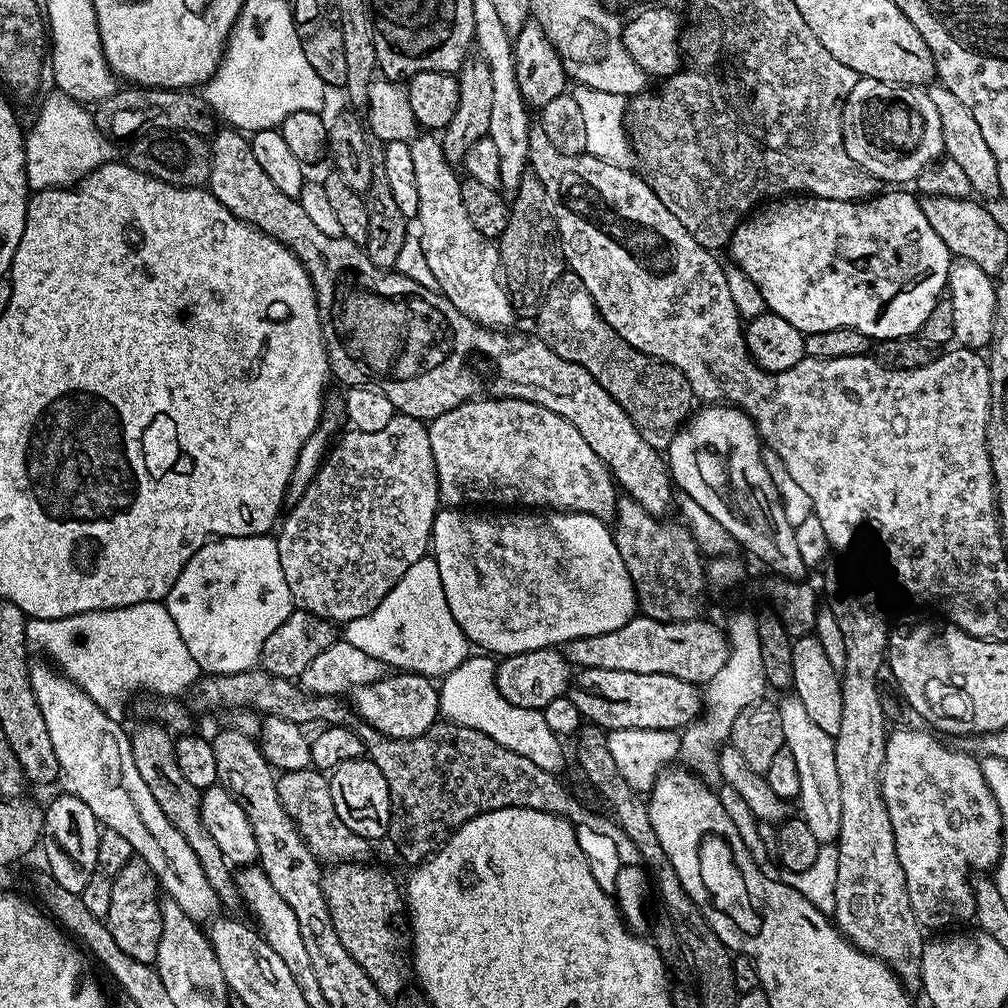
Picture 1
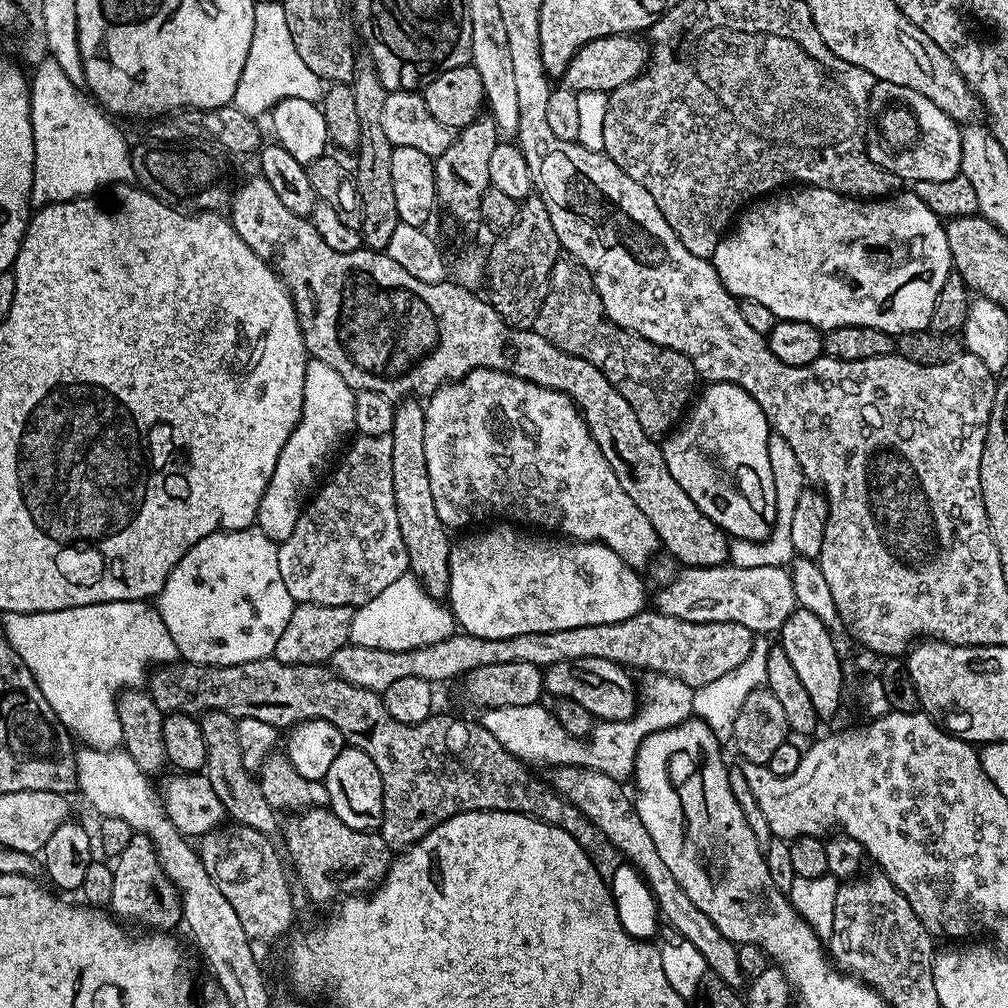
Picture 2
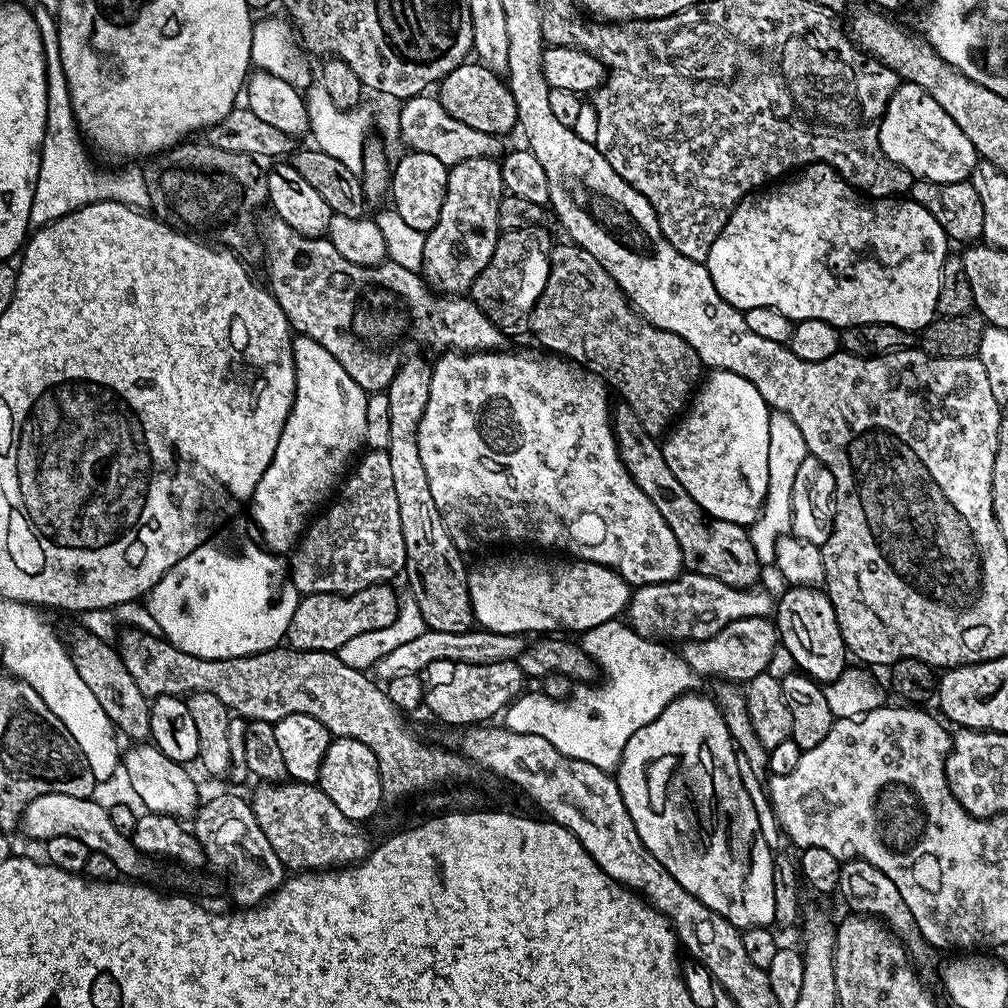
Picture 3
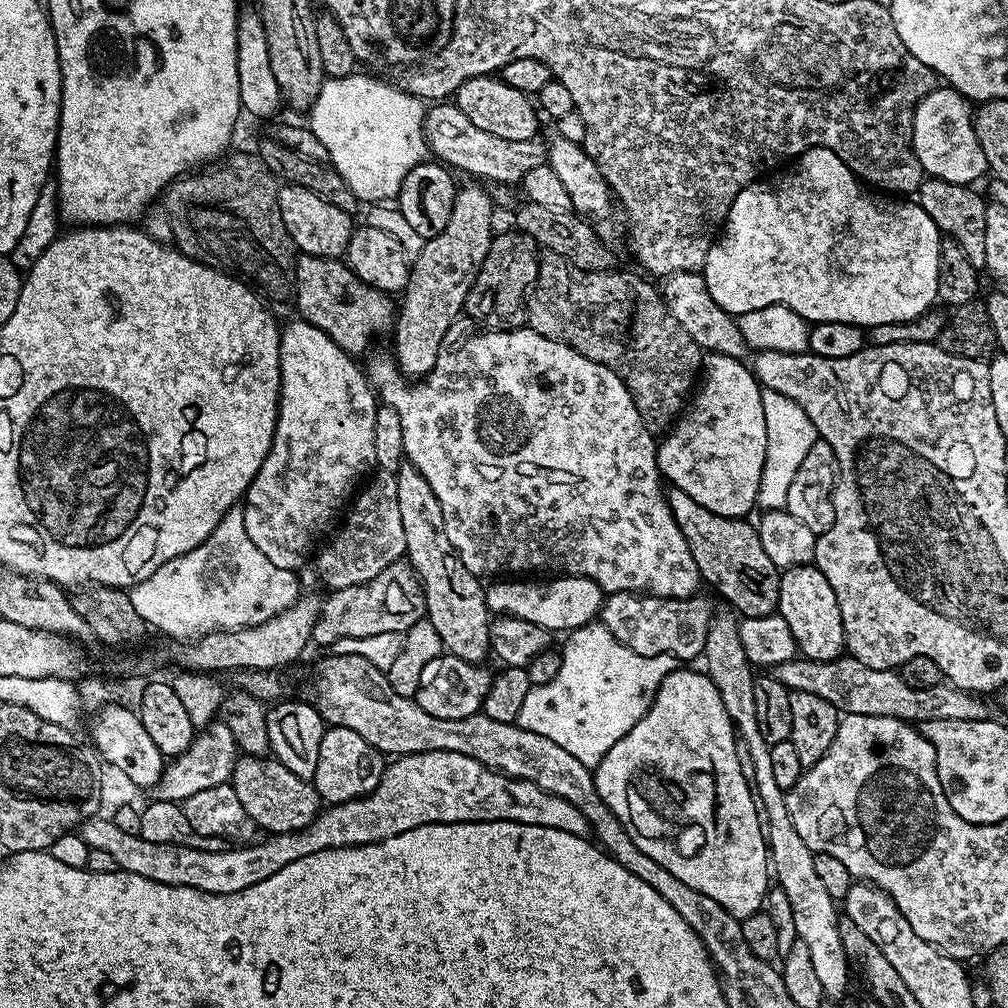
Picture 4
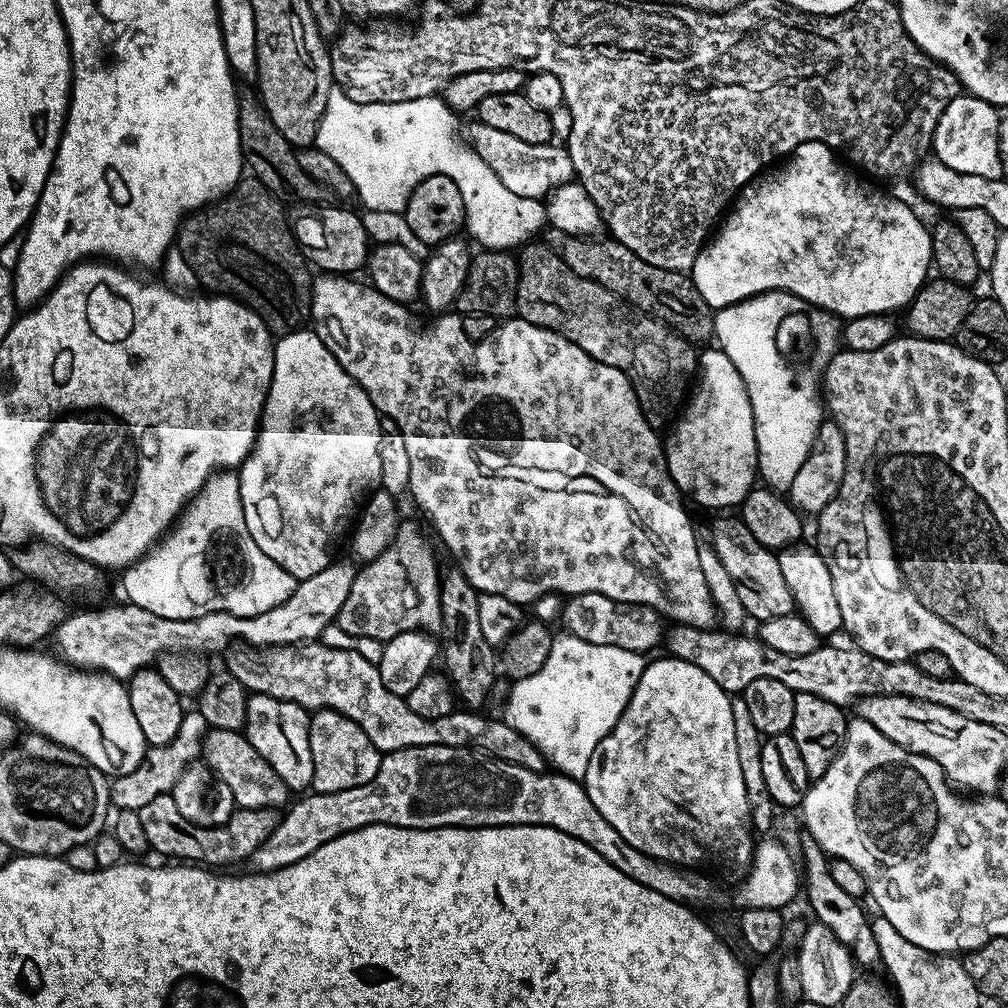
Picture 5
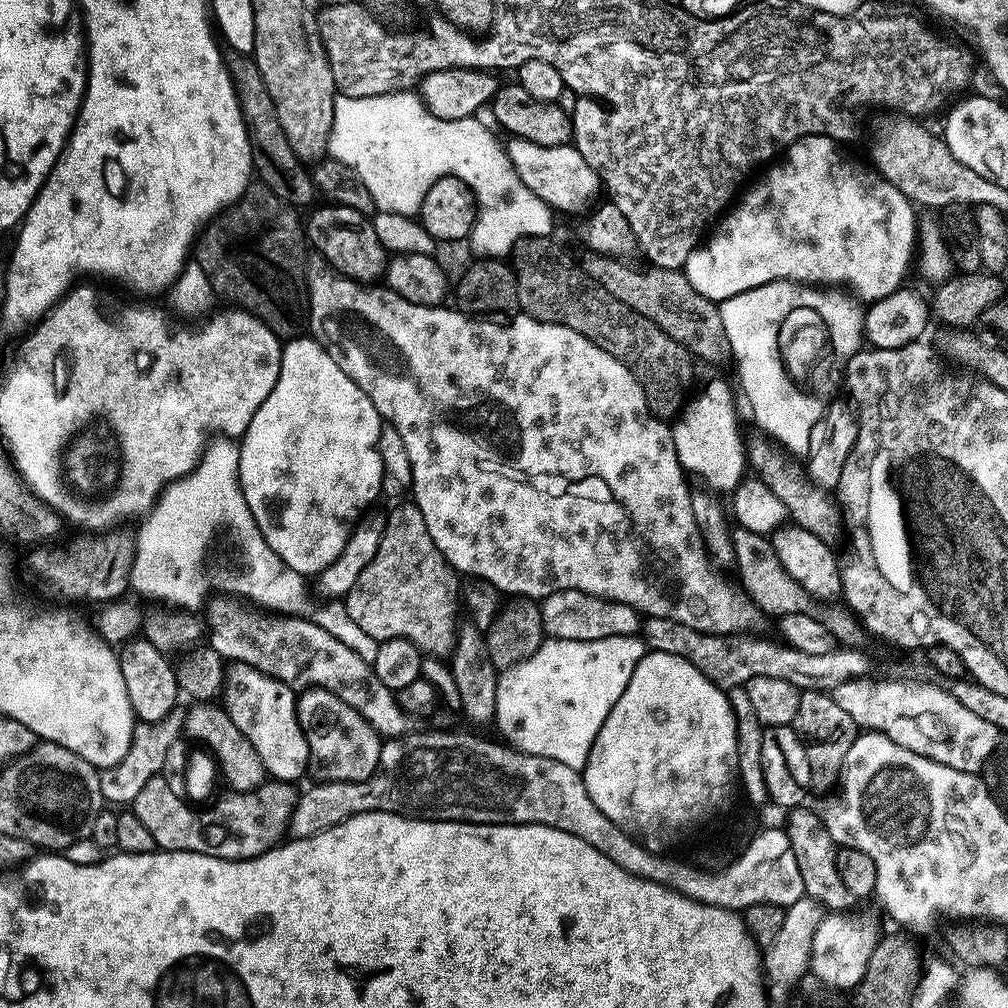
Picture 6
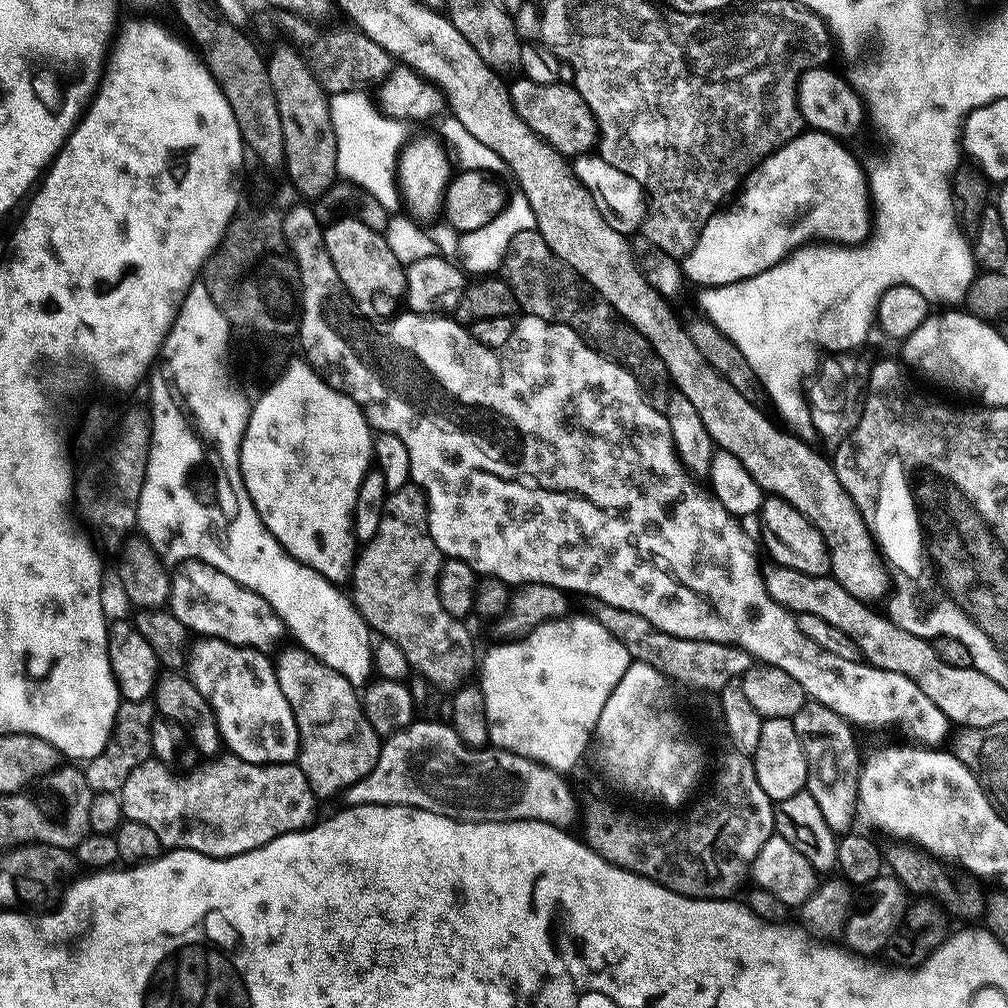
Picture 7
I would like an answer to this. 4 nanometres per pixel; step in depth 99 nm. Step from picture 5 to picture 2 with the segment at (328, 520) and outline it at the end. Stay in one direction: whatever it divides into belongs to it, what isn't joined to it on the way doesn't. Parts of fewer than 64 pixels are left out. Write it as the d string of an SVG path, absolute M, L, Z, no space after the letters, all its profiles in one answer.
M309 359L306 366L306 386L302 390L300 420L294 426L290 438L286 438L282 454L278 454L278 466L274 466L274 474L270 474L270 482L258 506L255 527L266 534L266 538L277 542L285 540L290 538L294 526L298 526L298 518L317 487L316 472L327 473L330 468L328 460L337 459L345 443L344 436L353 435L356 427L355 397L356 392L342 379L338 370L326 366L326 362L321 360Z

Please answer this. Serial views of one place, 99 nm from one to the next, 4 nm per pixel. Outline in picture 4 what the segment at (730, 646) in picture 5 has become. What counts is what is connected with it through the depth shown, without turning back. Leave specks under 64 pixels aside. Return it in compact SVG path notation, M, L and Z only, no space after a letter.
M841 654L836 660L805 660L803 658L787 660L775 666L774 675L791 691L809 692L810 694L818 694L818 698L826 698L826 702L830 702L841 713L889 716L909 722L955 720L961 715L960 699L965 699L966 696L963 690L953 688L948 682L941 682L938 686L930 686L929 688L915 688L907 682L902 682L899 671L890 668L874 670L847 654Z

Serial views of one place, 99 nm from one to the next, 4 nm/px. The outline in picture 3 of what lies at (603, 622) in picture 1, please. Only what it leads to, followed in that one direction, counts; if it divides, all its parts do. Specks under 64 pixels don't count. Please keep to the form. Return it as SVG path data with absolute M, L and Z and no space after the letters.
M547 555L504 556L489 564L480 564L468 573L468 593L472 619L479 627L498 634L583 634L602 622L617 619L627 609L630 585L614 570L601 564L575 558L547 560Z

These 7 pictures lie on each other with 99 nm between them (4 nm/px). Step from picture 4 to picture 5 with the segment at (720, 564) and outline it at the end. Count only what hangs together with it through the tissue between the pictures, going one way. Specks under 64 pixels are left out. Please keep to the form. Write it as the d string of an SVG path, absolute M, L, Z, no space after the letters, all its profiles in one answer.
M720 514L712 524L710 543L716 551L718 559L726 568L734 587L738 590L739 601L745 607L747 615L753 621L782 618L794 611L790 586L786 586L786 578L782 578L782 566L777 553L767 548L754 538L743 521L732 514Z

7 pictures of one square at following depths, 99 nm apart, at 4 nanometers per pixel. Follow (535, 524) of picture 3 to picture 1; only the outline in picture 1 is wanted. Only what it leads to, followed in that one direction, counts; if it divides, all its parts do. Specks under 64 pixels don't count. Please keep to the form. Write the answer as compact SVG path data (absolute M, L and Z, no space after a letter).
M477 398L477 399L475 399L475 400L467 400L467 401L466 401L466 402L465 402L465 404L459 404L459 406L458 406L458 407L457 407L457 408L455 408L455 409L454 409L454 410L446 410L446 414L442 414L442 415L441 415L441 416L439 416L439 417L438 417L438 419L437 419L437 420L433 420L433 421L431 421L431 423L429 423L429 424L428 424L428 433L429 433L429 434L430 434L430 450L431 450L431 451L432 451L432 453L433 453L433 454L434 454L434 466L435 466L435 467L436 467L436 477L437 477L437 478L438 478L438 486L439 486L439 487L440 487L440 499L441 499L441 501L443 501L443 503L444 503L444 504L445 504L445 505L448 505L448 506L451 506L451 507L454 507L454 508L458 508L458 509L463 509L463 508L464 508L464 507L465 507L465 506L472 506L472 505L468 505L468 504L512 504L512 505L508 505L508 506L527 506L527 507L528 507L528 508L529 508L529 509L532 509L532 510L555 510L555 511L558 511L558 512L585 512L585 513L586 513L586 514L590 514L590 515L591 515L591 516L596 516L596 517L597 517L597 518L598 518L598 519L599 519L599 520L602 520L602 521L607 521L607 520L608 520L608 519L609 519L609 518L612 518L612 517L615 517L615 514L616 514L616 505L617 505L617 503L618 503L618 495L617 495L617 496L616 496L616 492L617 492L617 493L618 493L618 485L617 485L617 483L616 483L616 481L615 481L615 480L613 480L613 478L612 478L612 473L611 473L611 472L609 472L609 470L608 470L608 468L607 468L607 467L606 467L606 465L604 465L604 464L603 464L603 462L601 462L601 460L600 460L600 459L599 459L599 458L598 458L598 454L594 454L594 450L590 450L590 446L586 446L586 438L582 438L582 434L578 434L578 430L574 430L574 426L573 426L573 425L572 425L572 424L571 424L571 423L570 423L570 422L566 422L566 418L562 418L562 417L561 417L561 416L559 416L559 415L558 415L558 414L554 414L554 410L546 410L546 406L538 406L538 405L537 405L537 404L535 404L535 403L534 403L534 402L530 402L530 401L529 401L529 400L513 400L513 399L511 399L511 398Z

